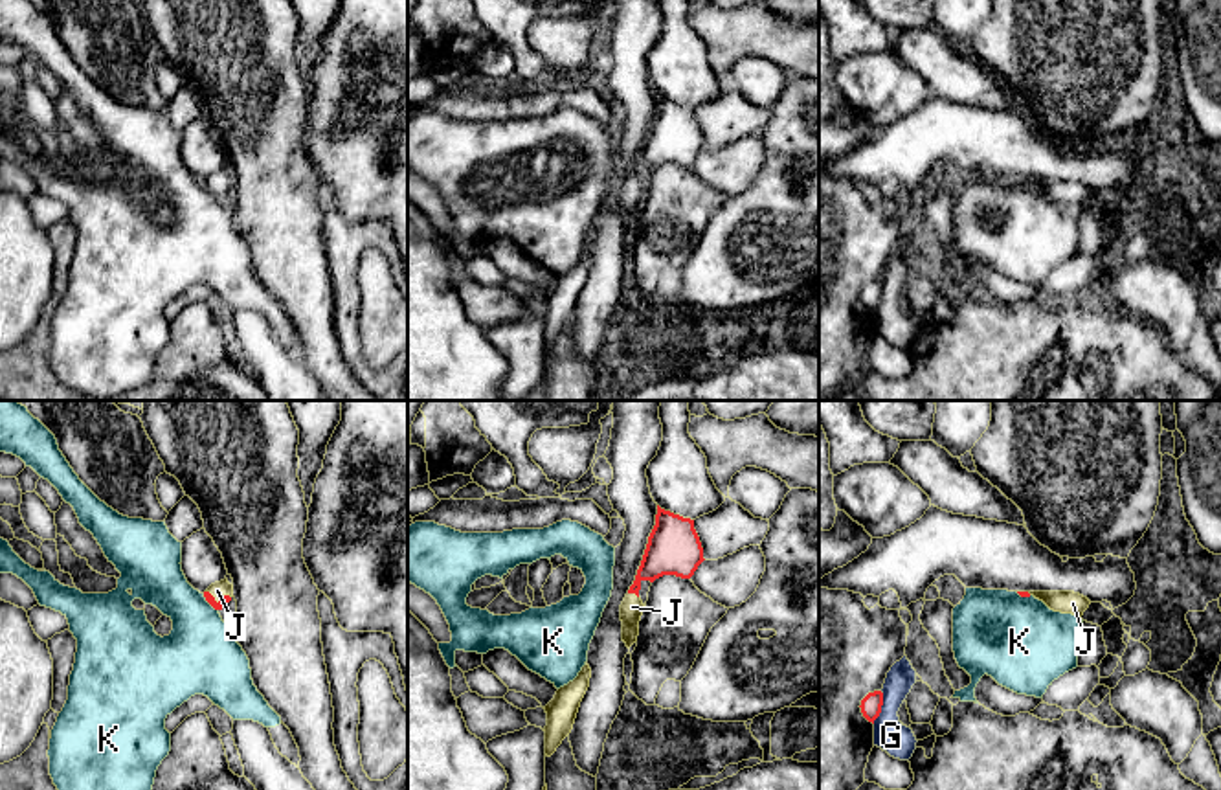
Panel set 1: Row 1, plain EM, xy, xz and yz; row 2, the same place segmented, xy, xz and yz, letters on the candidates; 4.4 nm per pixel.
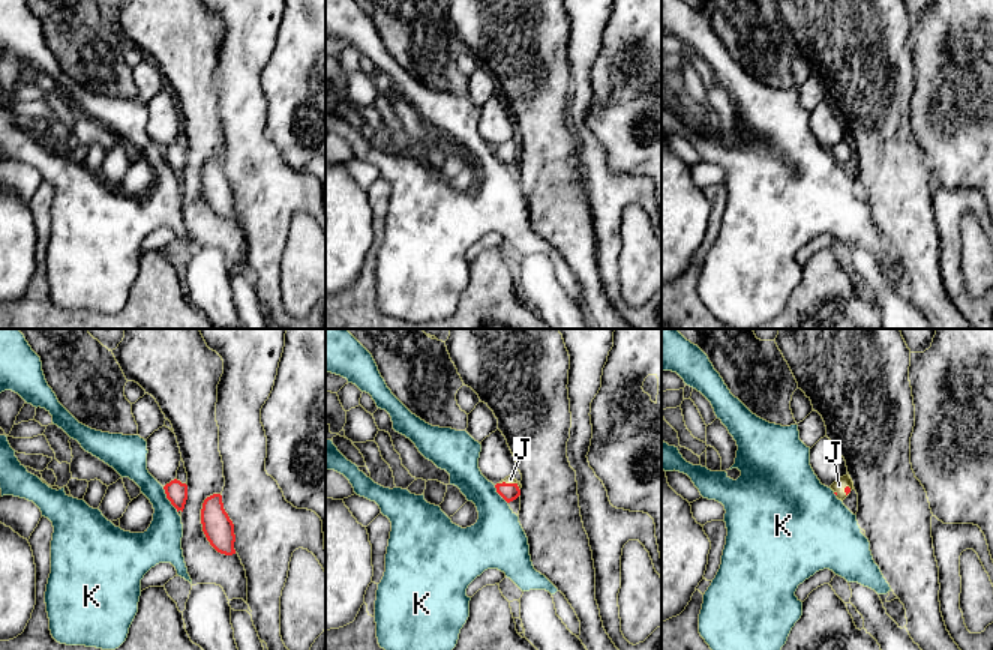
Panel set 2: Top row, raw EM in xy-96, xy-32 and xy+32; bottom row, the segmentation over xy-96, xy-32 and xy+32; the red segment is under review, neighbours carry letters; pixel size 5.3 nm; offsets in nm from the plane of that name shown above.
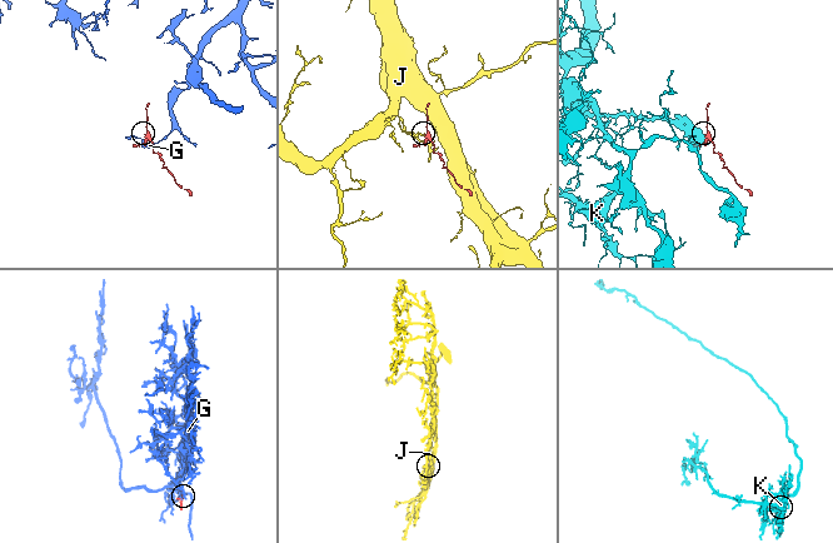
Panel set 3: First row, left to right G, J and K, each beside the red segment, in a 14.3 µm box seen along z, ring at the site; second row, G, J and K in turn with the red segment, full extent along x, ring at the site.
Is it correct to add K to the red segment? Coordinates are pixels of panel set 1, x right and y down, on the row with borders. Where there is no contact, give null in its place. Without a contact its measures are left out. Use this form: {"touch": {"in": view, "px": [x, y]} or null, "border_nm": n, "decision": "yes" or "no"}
{"touch": {"in": "xy", "px": [210, 603]}, "border_nm": 100, "decision": "no"}

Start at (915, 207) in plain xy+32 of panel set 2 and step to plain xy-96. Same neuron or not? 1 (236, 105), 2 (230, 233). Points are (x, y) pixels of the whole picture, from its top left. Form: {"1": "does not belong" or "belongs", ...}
{"1": "does not belong", "2": "belongs"}

